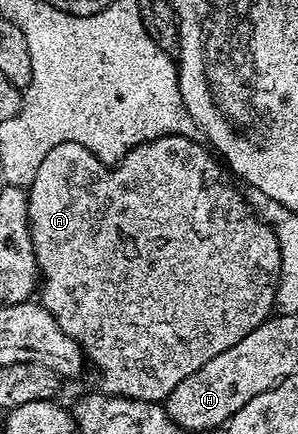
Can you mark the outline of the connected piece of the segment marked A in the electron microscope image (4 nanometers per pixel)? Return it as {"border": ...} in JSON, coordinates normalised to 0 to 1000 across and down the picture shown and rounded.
{"border":[[[614,309],[537,313],[470,332],[379,378],[336,371],[295,341],[238,327],[188,332],[188,341],[174,341],[161,359],[134,369],[134,389],[94,433],[101,541],[134,624],[134,700],[195,740],[201,756],[215,756],[215,765],[262,788],[299,841],[305,834],[329,850],[329,880],[342,887],[346,910],[554,929],[577,894],[591,894],[617,866],[644,866],[658,848],[685,848],[711,820],[738,820],[738,811],[819,783],[846,756],[886,747],[923,721],[933,638],[946,624],[946,574],[916,521],[859,491],[856,477],[849,484],[826,468],[822,452],[772,417],[775,403],[752,389],[721,348],[664,318]]]}

